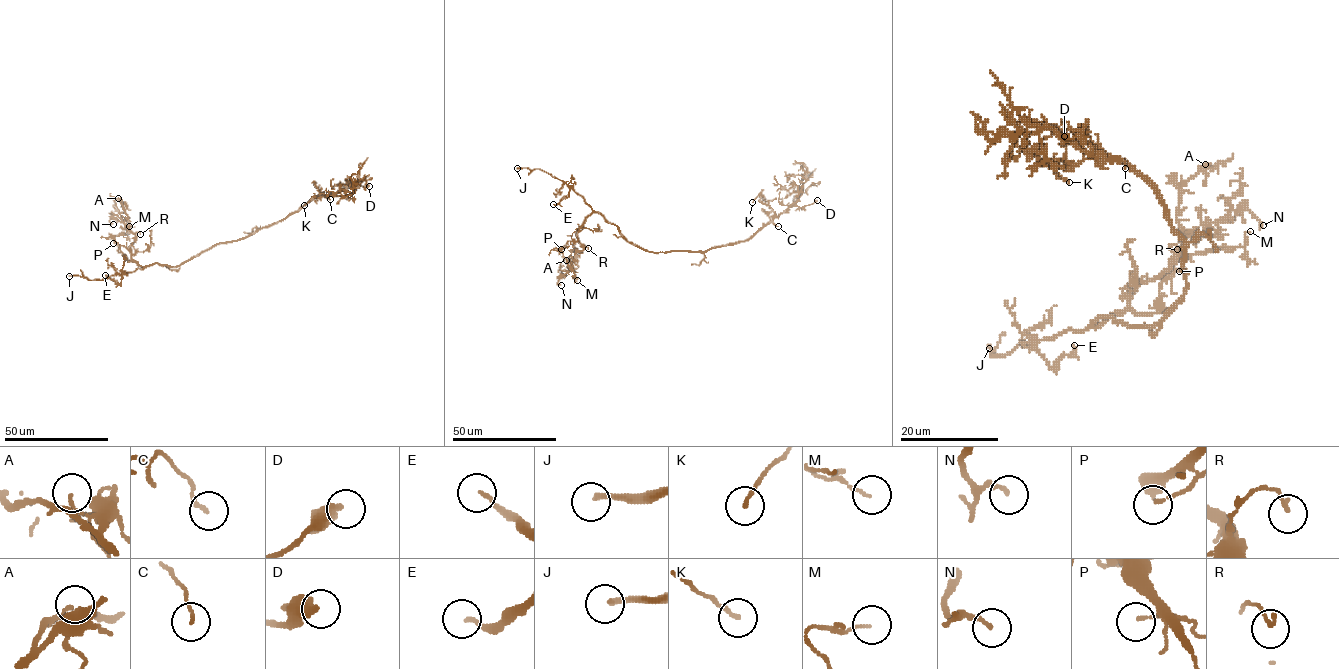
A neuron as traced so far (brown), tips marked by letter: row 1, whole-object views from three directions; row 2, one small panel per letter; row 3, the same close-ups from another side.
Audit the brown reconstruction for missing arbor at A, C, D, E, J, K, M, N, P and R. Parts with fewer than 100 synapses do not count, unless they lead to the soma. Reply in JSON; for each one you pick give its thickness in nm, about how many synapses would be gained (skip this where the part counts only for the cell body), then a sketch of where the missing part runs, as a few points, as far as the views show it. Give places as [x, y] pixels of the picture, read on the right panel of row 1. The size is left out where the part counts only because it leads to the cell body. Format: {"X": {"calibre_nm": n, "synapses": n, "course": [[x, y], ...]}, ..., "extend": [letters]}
{"J": {"calibre_nm": 220, "course": [[989, 348], [1019, 373], [1038, 373], [1042, 369], [1064, 393]]}, "extend": ["J"]}

